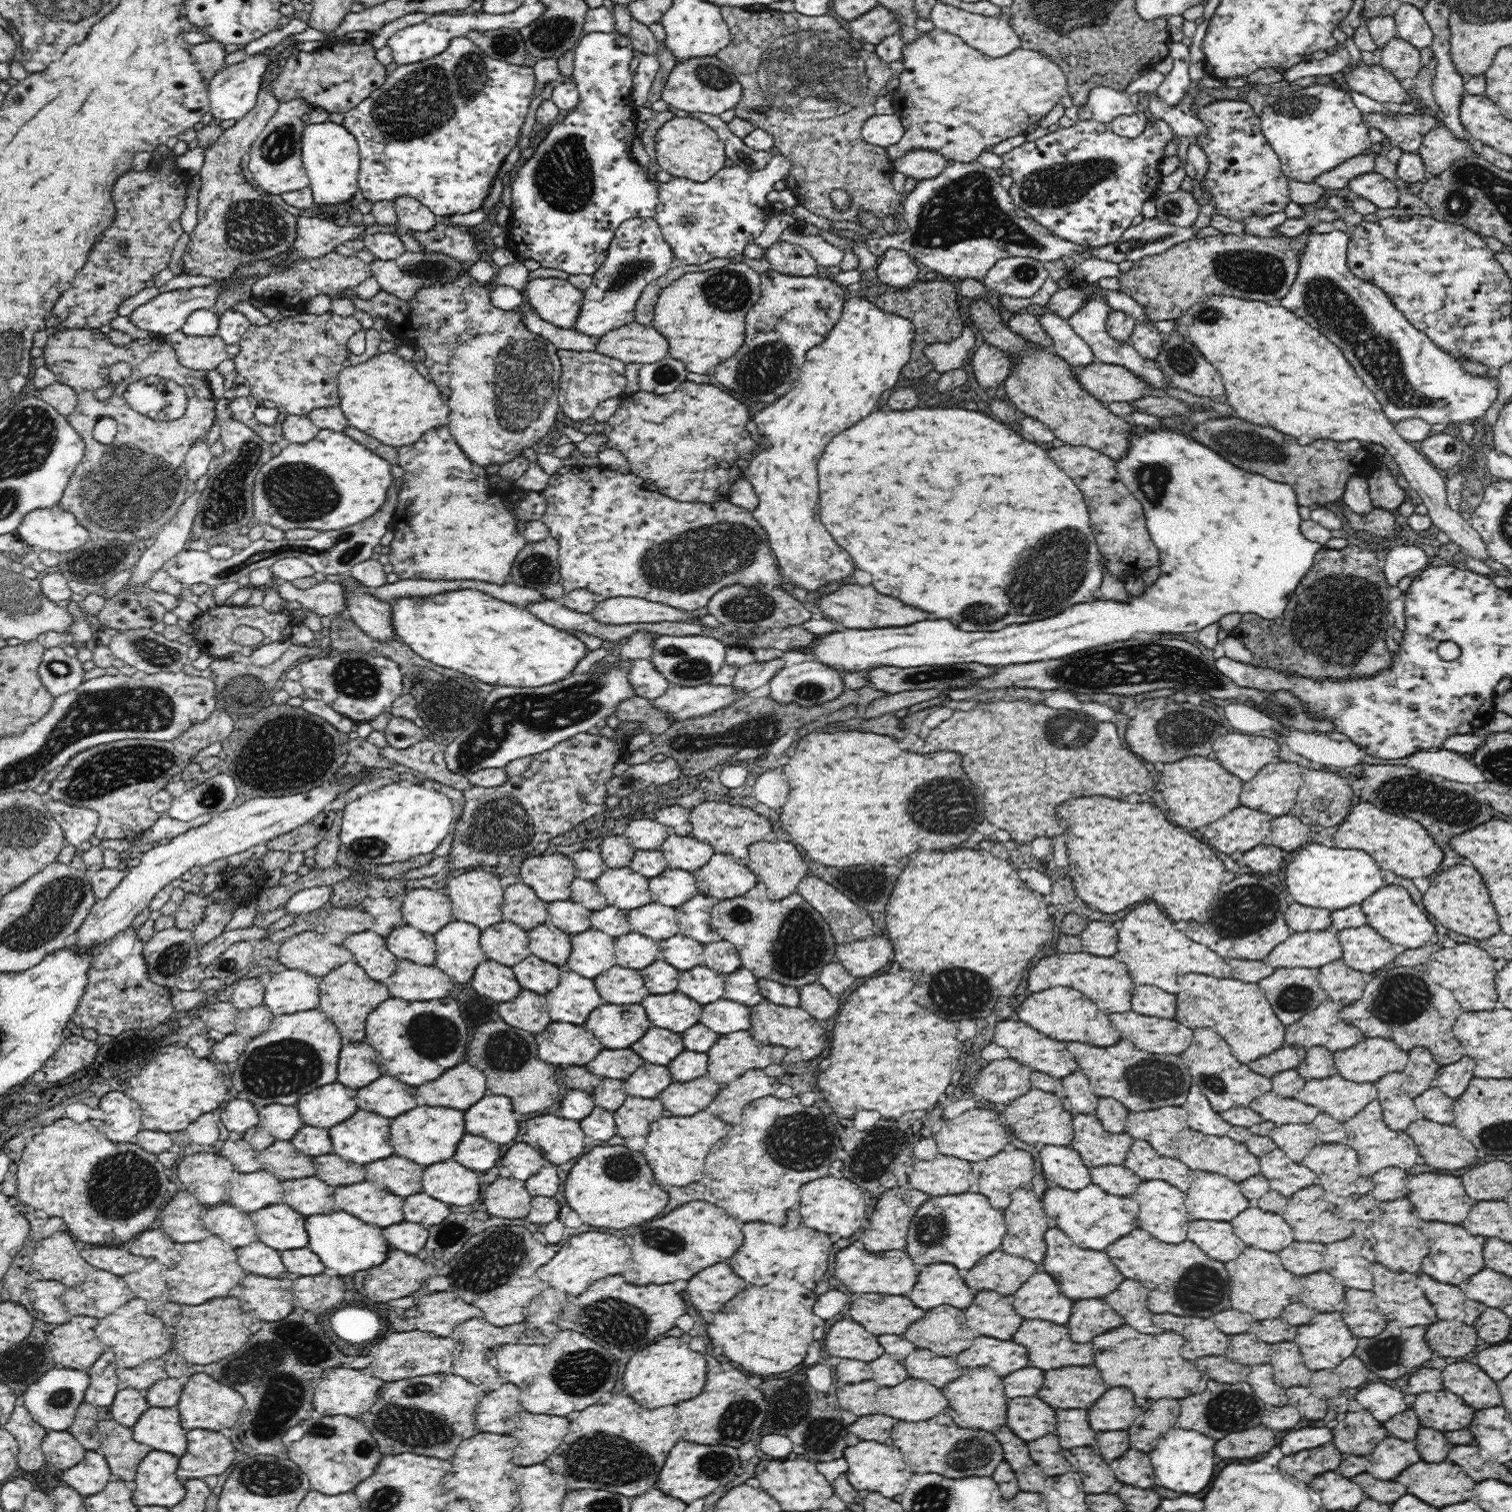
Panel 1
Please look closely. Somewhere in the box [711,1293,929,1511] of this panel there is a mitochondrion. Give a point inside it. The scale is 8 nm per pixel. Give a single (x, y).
(740, 1418)

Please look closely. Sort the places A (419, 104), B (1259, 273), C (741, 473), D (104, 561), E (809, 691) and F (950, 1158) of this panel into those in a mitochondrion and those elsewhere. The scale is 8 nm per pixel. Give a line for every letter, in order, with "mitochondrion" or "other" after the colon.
A: mitochondrion
B: mitochondrion
C: other
D: mitochondrion
E: mitochondrion
F: other

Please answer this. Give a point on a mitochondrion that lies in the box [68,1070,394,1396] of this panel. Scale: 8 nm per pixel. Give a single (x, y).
(118, 1183)

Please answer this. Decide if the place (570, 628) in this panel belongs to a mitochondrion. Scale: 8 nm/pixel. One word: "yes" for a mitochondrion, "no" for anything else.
no

